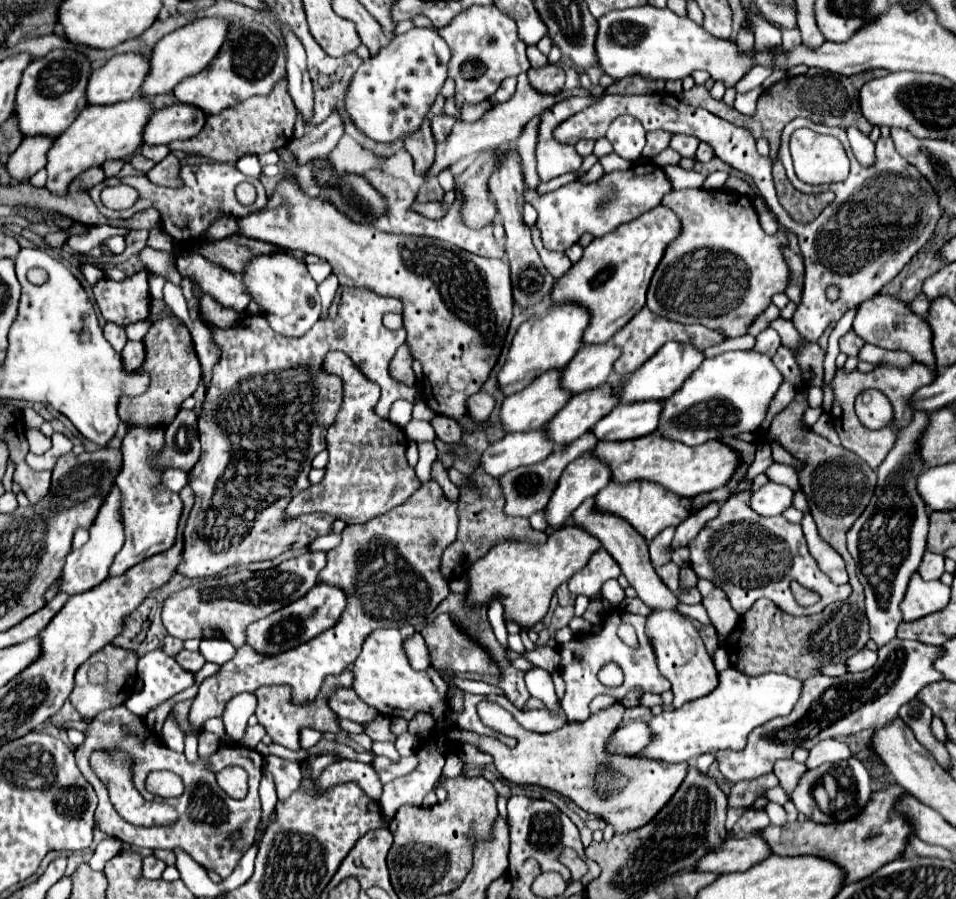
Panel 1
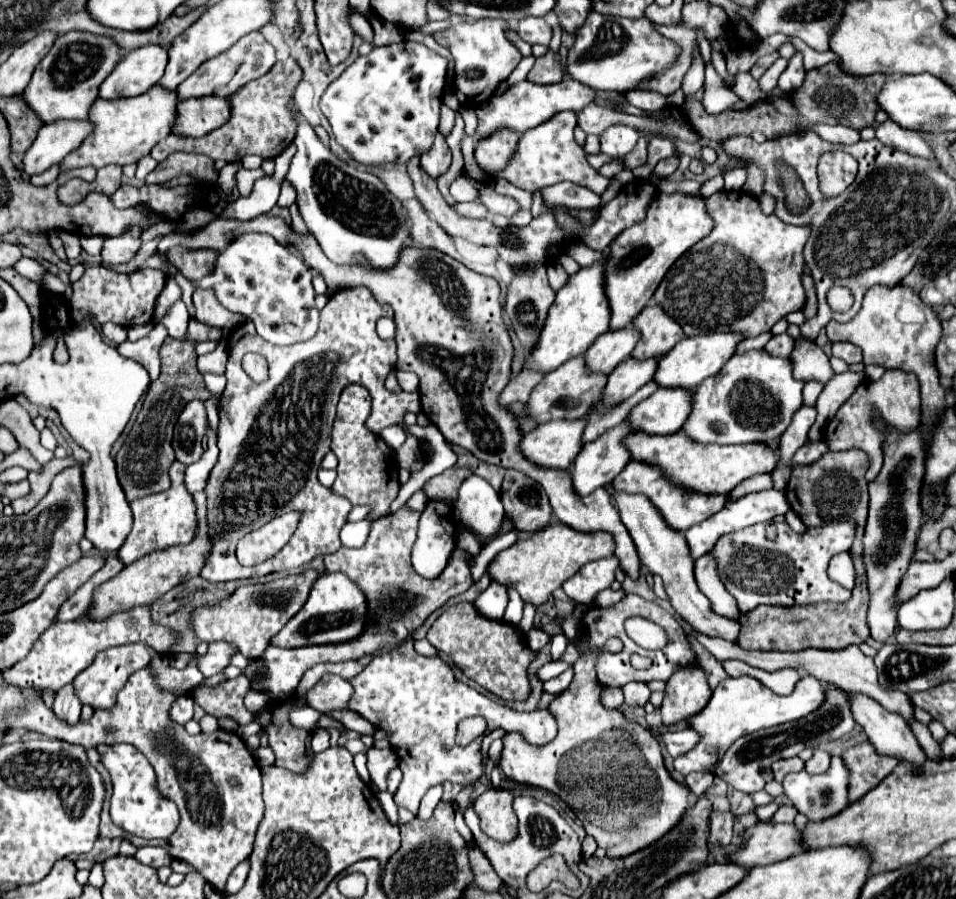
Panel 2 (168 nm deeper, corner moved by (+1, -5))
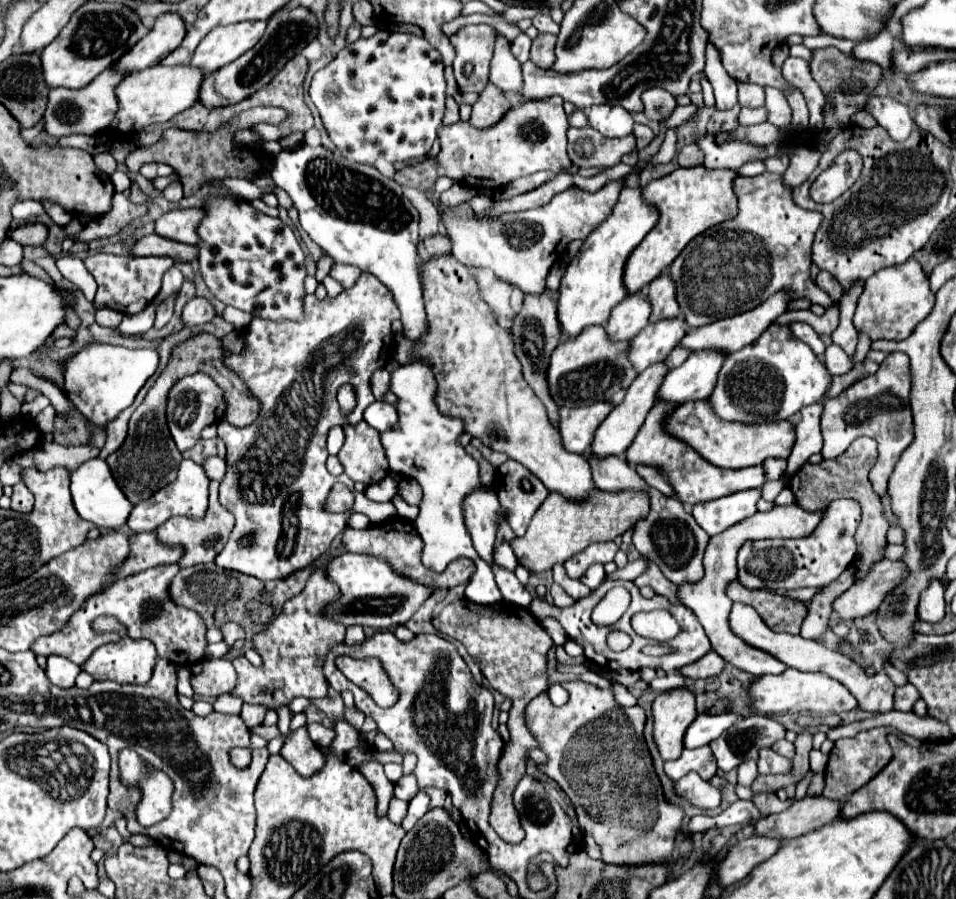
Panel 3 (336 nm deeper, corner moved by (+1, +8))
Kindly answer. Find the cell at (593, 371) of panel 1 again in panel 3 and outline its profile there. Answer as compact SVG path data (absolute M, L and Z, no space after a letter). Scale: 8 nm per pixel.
M638 290L628 294L614 310L606 324L606 332L612 340L632 340L650 318L650 302L648 290Z

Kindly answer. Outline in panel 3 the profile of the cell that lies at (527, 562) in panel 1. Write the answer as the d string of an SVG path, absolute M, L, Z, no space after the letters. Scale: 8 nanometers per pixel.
M596 488L594 496L582 504L570 504L570 500L562 500L558 492L550 492L544 504L536 510L528 532L522 538L514 538L510 544L520 564L524 564L530 572L544 572L556 562L564 564L576 552L582 552L594 542L608 542L622 536L626 530L634 528L638 520L646 518L648 510L648 492L642 490L602 492Z

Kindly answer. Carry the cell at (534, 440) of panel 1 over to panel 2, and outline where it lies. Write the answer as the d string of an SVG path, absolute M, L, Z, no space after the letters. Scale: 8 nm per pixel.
M562 419L538 425L522 437L522 455L544 469L566 469L582 449L580 437L586 423L586 419Z

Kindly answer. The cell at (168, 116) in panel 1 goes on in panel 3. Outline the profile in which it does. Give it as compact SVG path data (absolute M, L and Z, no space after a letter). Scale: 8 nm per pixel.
M306 6L278 10L276 16L270 16L262 40L258 40L258 44L250 48L250 52L242 54L238 60L234 60L234 64L228 64L228 68L220 68L218 72L212 72L204 78L200 90L200 102L206 106L228 106L252 96L256 90L264 88L284 68L284 64L316 36L318 36L318 18Z

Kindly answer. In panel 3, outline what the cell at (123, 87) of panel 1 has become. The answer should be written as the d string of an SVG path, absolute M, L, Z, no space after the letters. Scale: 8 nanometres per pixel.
M162 14L156 18L152 30L118 60L118 68L122 72L136 72L158 64L172 50L176 50L186 36L184 20L174 14Z

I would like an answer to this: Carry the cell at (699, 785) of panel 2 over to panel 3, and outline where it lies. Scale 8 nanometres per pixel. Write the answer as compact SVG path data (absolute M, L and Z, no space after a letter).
M690 772L682 780L674 784L676 796L684 798L688 804L702 808L702 810L712 810L720 806L722 794L718 788L712 788L710 782L704 782L696 772Z

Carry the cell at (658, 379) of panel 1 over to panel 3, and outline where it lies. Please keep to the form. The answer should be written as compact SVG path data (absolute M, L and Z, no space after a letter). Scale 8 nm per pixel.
M776 292L764 304L760 304L758 308L754 308L750 312L738 314L738 316L732 316L732 318L724 318L724 320L718 320L714 324L702 326L702 328L688 328L688 332L686 332L686 336L682 338L680 344L684 344L690 350L702 350L702 348L716 348L716 350L724 350L724 352L740 350L748 344L754 344L754 340L758 340L758 336L768 326L772 326L780 314L784 314L788 310L790 302L792 302L792 298L790 298L788 292Z

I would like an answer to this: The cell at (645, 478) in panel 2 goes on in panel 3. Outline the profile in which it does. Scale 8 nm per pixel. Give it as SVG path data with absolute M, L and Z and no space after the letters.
M654 404L652 410L646 416L646 422L642 424L638 436L634 438L632 446L626 450L626 460L634 464L648 464L658 468L662 474L666 474L672 482L672 488L676 490L676 496L684 504L698 504L698 502L708 502L716 500L740 490L750 490L750 488L762 488L766 482L766 472L764 466L750 466L750 468L740 468L740 470L726 470L710 464L704 460L696 450L692 450L688 444L678 440L666 430L666 420L670 412L676 408L676 404Z

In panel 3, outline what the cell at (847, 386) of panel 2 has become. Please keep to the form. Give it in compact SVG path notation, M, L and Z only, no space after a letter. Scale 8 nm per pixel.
M816 404L802 408L800 412L800 422L796 426L796 444L794 450L788 458L788 468L786 474L794 474L798 472L800 466L804 466L808 462L808 458L816 452L822 450L822 434L820 434L820 414L822 410L818 410Z

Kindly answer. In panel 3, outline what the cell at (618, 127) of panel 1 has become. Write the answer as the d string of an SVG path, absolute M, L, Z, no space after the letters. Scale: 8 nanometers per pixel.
M592 106L588 114L588 124L596 128L606 138L620 138L632 134L632 114L626 112L622 106Z

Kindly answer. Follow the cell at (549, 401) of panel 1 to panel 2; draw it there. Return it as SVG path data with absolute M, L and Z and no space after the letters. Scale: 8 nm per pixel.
M578 355L566 361L566 365L554 369L554 373L544 375L544 379L534 387L530 399L526 401L526 415L532 417L538 425L552 419L582 419L590 411L592 403L600 397L604 385L606 385L606 375L588 373L582 355Z

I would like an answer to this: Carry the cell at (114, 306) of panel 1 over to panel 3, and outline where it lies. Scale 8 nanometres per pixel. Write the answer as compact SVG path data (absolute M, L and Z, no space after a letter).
M92 254L84 260L84 264L98 282L98 292L94 298L96 308L112 308L124 314L138 314L152 302L152 298L156 298L160 290L160 280L164 272L174 266L174 260L162 256L132 258L132 256L116 256L116 254Z

